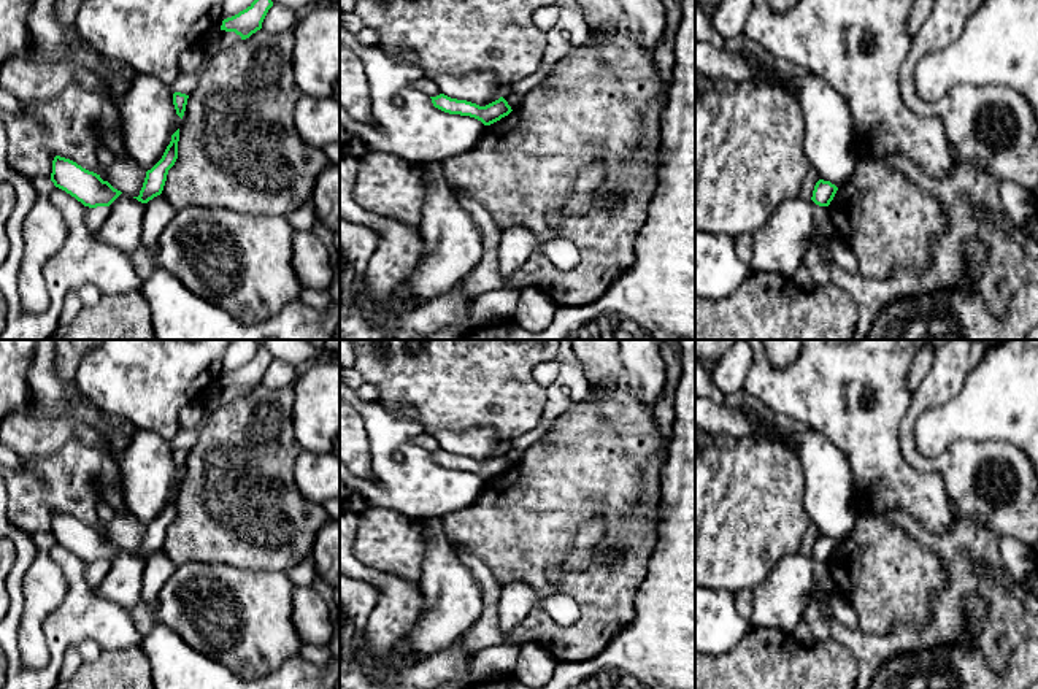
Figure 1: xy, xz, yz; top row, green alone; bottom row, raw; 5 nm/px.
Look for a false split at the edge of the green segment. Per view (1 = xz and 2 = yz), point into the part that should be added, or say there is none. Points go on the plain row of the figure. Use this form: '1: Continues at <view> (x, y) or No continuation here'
1: No continuation here
2: No continuation here

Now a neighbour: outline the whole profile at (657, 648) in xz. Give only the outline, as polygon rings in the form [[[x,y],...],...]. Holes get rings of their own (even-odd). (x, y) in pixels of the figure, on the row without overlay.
[[[695,340],[679,343],[681,379],[673,395],[673,437],[660,470],[659,538],[635,597],[635,619],[595,657],[584,662],[557,662],[552,678],[541,687],[529,687],[511,676],[503,676],[465,689],[695,689]]]

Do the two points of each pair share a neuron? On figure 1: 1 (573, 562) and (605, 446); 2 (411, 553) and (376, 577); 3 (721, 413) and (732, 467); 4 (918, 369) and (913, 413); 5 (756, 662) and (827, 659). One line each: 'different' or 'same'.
1: different
2: different
3: different
4: different
5: same

